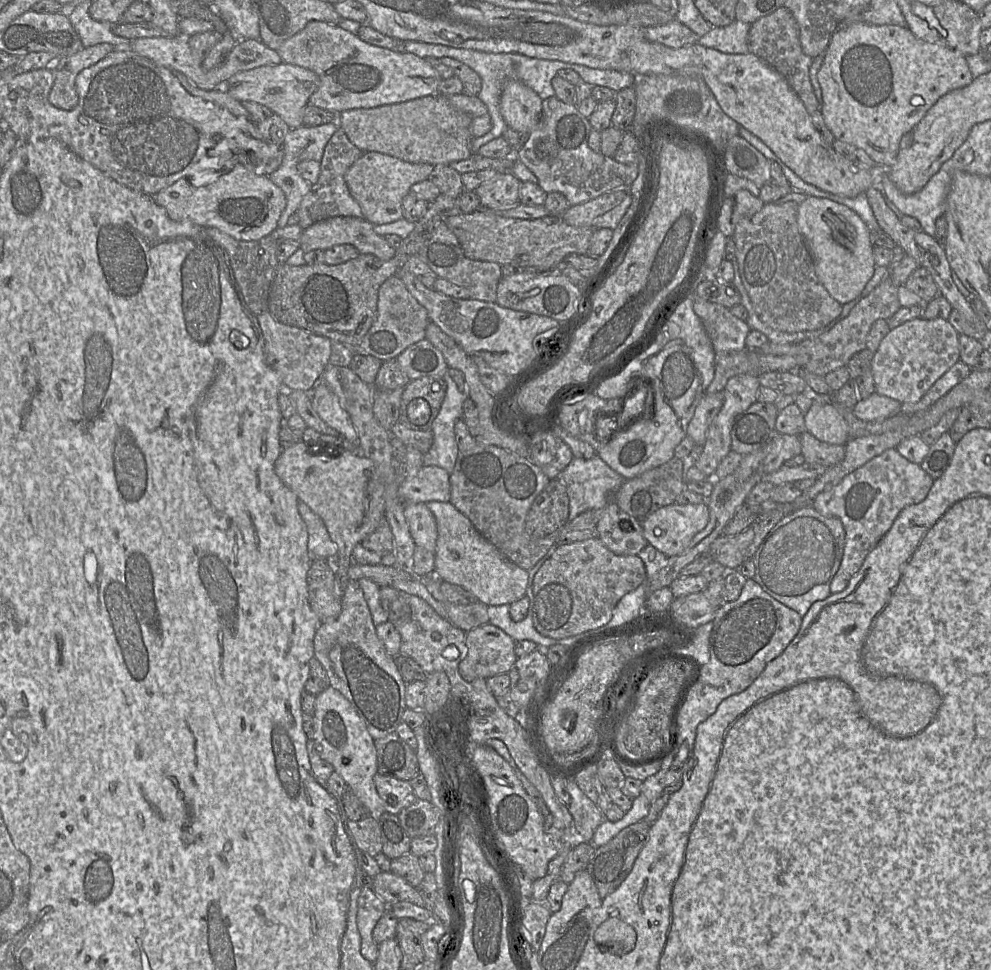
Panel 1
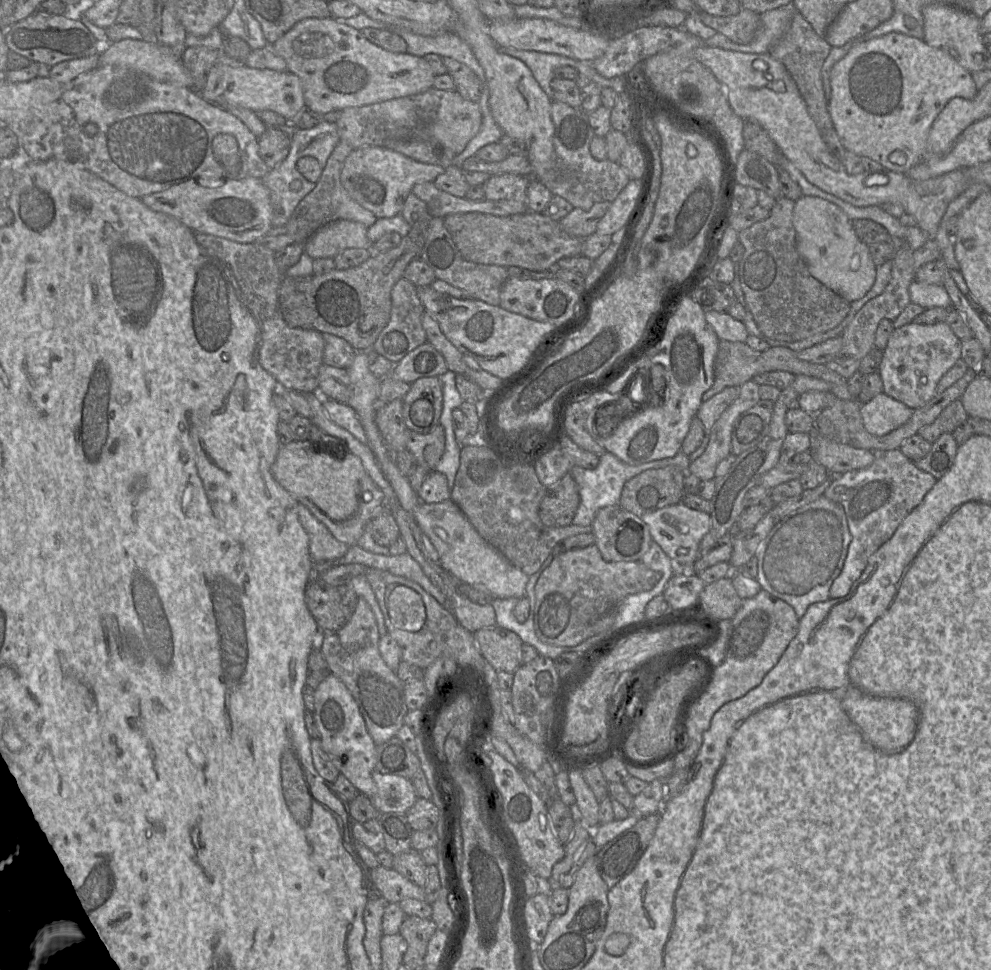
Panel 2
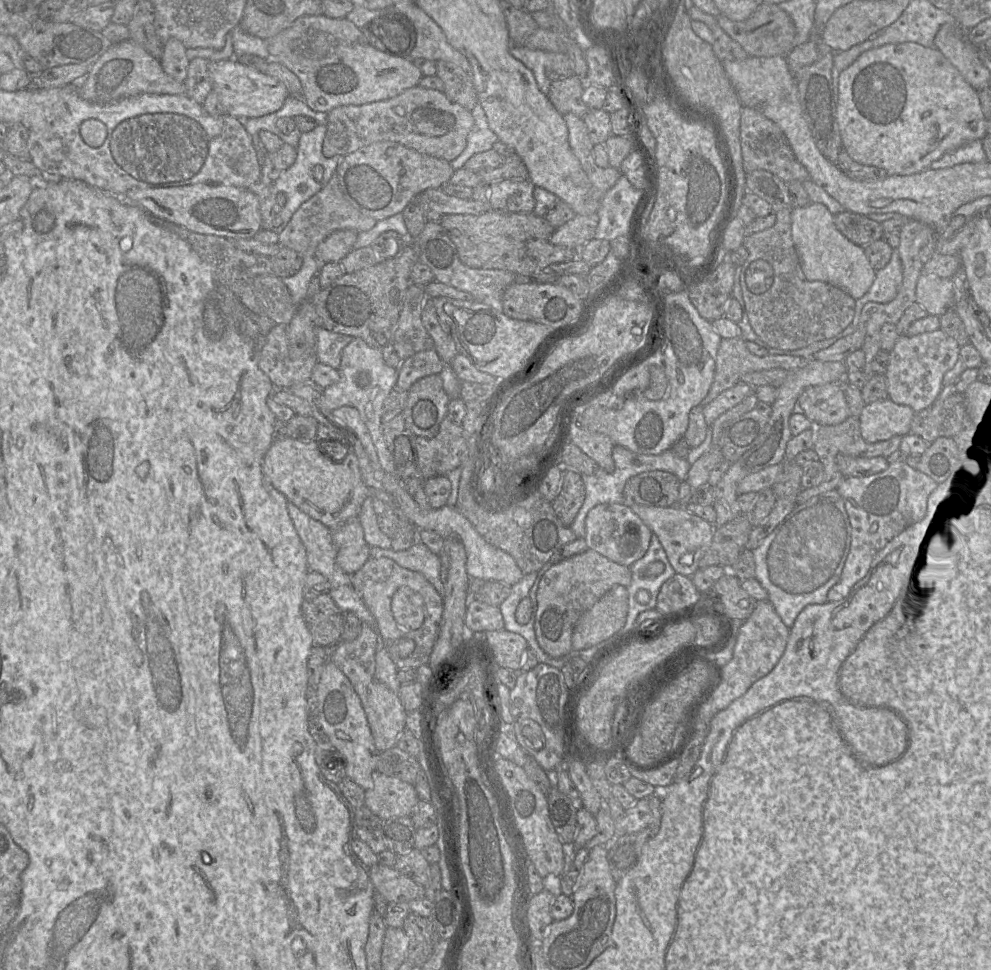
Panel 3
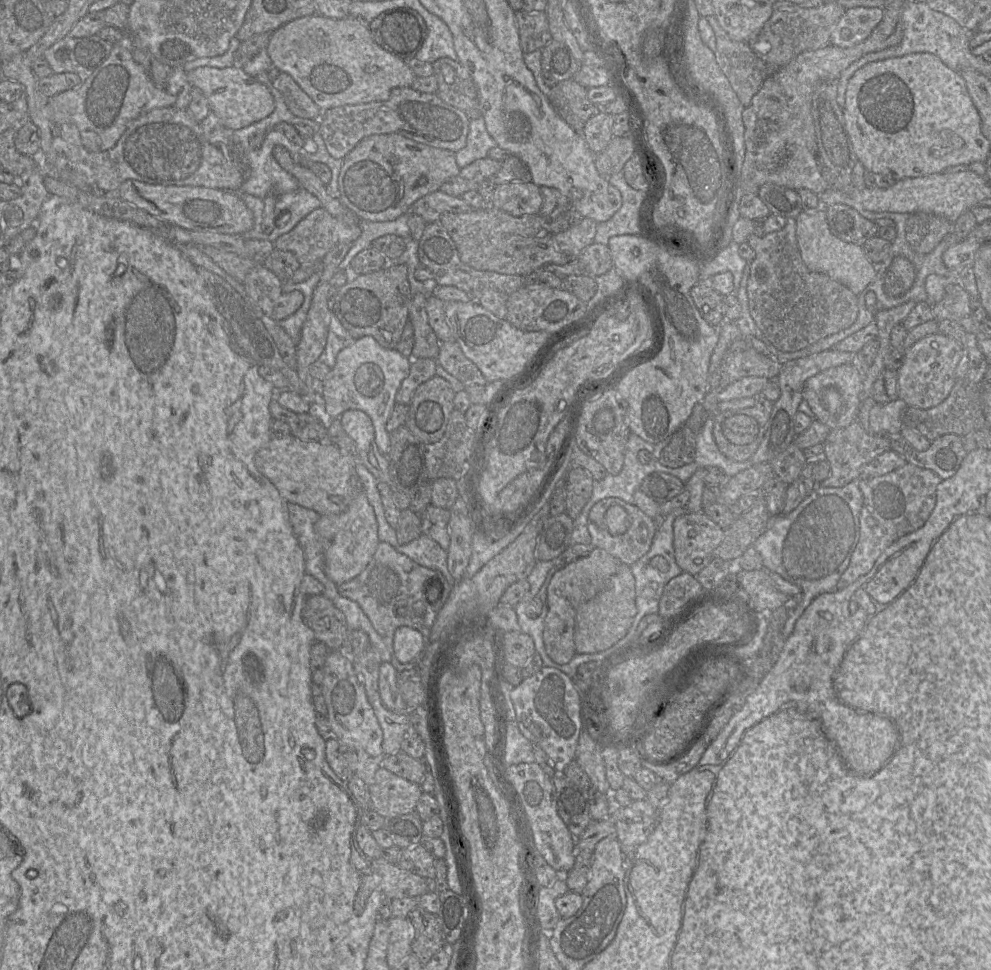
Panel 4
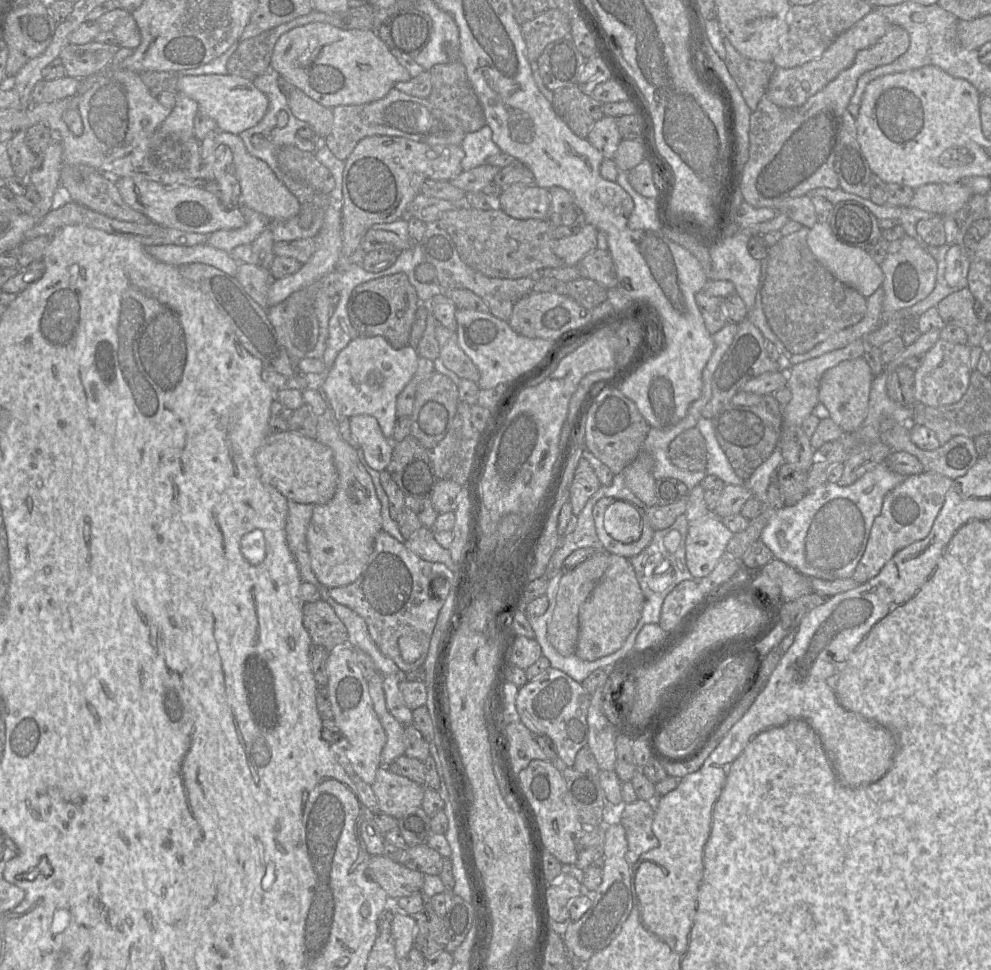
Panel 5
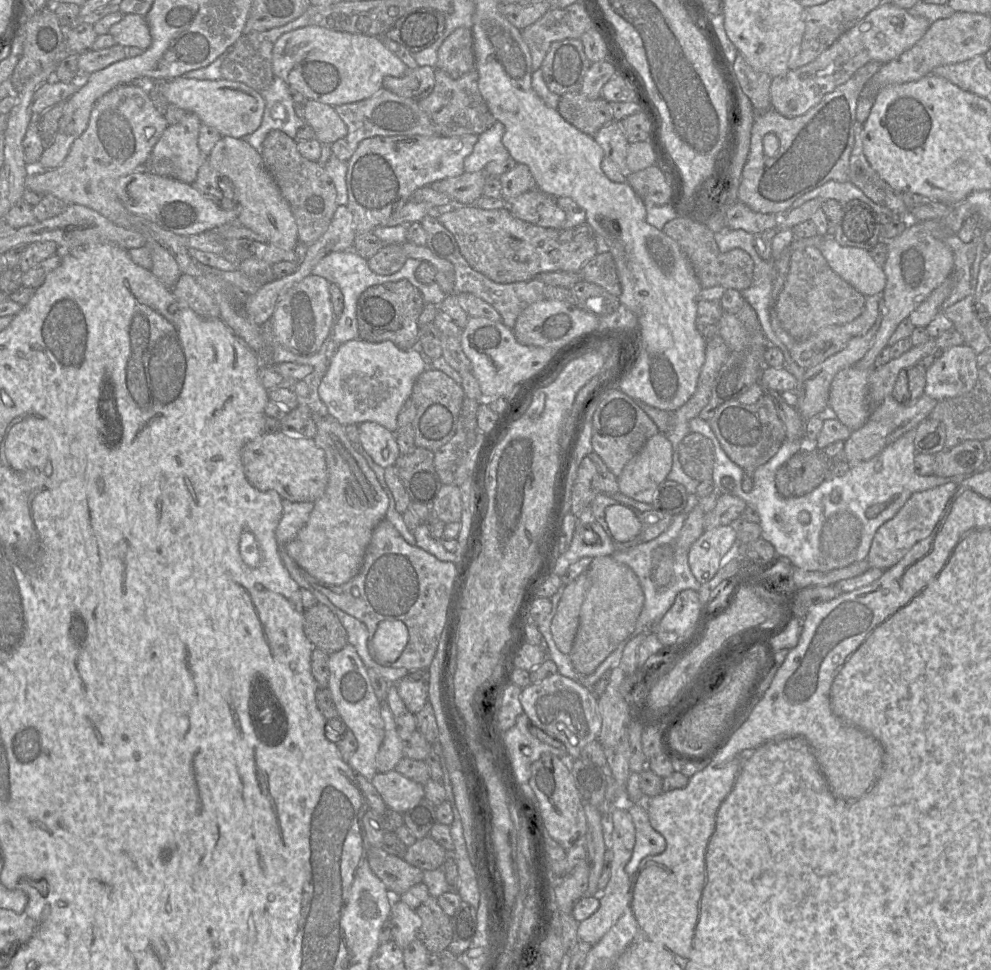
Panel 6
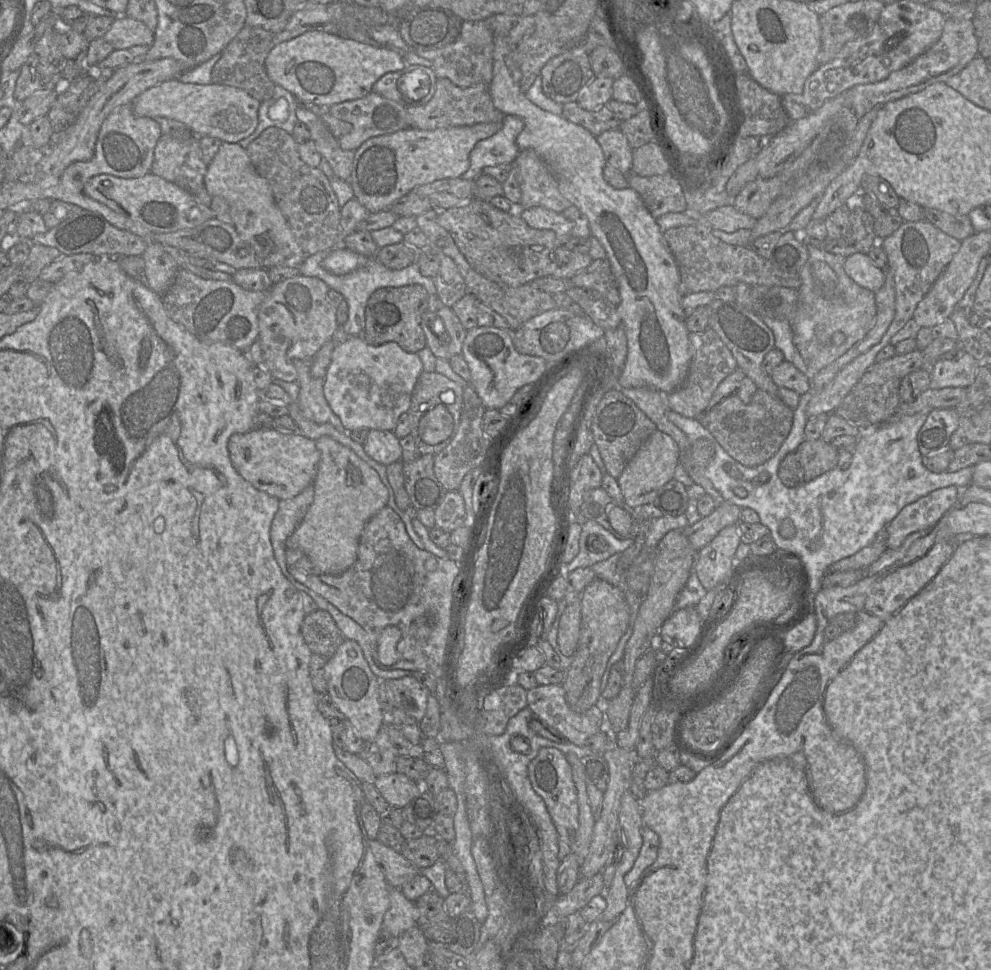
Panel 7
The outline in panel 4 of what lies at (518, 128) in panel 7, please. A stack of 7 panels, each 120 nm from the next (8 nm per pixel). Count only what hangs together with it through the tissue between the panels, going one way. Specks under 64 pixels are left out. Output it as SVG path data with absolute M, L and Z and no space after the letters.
M484 118L470 120L466 145L455 153L458 167L461 169L473 161L488 157L490 149L498 146L486 129Z

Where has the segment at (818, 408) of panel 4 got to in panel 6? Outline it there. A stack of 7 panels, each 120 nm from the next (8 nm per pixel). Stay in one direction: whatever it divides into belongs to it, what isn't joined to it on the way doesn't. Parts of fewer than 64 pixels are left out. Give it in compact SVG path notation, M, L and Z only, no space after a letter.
M855 366L839 371L830 386L828 406L851 431L860 429L870 416L868 380L871 370Z

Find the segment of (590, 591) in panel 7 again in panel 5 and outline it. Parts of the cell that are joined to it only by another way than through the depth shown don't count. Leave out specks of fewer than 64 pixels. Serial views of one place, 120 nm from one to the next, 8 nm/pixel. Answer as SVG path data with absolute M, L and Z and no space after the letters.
M609 554L609 567L579 611L579 635L575 654L595 661L619 650L642 616L644 595L629 559Z

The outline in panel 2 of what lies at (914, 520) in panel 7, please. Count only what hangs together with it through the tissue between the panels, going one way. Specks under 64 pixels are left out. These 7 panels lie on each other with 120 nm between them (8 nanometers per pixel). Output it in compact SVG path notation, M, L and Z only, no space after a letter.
M899 448L875 454L876 459L869 467L833 475L831 484L823 494L843 507L851 533L844 566L829 591L831 599L849 593L853 583L865 570L869 558L892 537L937 481L930 473L918 469Z

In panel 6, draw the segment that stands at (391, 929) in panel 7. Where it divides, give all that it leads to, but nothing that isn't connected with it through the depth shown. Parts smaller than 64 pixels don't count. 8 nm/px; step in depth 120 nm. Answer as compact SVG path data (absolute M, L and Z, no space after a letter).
M400 899L393 901L390 921L392 923L392 940L401 949L417 938L421 927L421 919L414 909Z

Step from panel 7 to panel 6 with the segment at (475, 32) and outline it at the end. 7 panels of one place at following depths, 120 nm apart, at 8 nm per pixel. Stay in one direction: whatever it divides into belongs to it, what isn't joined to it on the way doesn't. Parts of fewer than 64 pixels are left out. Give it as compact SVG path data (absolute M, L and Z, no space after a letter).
M458 28L438 49L437 67L451 78L458 79L475 69L473 34L469 28Z

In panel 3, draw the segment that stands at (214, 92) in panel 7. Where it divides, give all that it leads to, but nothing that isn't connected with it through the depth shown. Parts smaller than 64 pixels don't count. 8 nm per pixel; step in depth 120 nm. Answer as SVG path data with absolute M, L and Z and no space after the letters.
M236 58L222 61L209 61L208 67L212 76L213 91L218 95L227 114L238 120L257 118L277 112L290 96L287 87L281 81L263 72L257 71L254 68L241 64Z

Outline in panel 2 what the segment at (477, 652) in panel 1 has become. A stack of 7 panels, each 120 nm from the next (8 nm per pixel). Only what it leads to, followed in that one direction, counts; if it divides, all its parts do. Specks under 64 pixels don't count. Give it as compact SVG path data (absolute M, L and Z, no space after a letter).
M495 625L473 634L482 656L496 671L514 673L522 665L523 641L516 633Z

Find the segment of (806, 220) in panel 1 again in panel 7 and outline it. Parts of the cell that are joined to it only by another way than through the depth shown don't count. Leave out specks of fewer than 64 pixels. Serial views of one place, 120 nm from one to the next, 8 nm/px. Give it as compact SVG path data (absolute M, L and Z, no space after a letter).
M854 253L846 257L844 269L858 285L873 292L877 292L885 284L886 272L876 266L868 254Z

